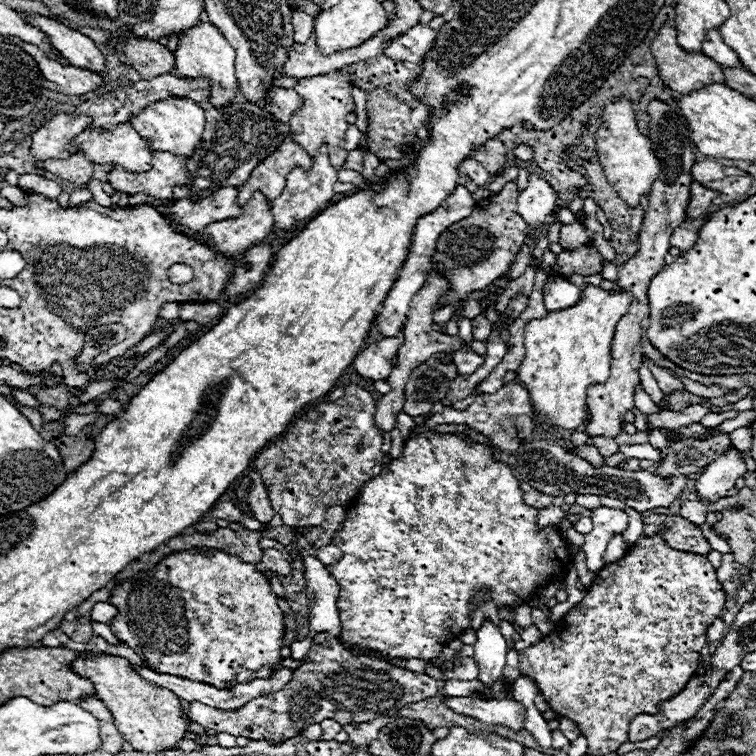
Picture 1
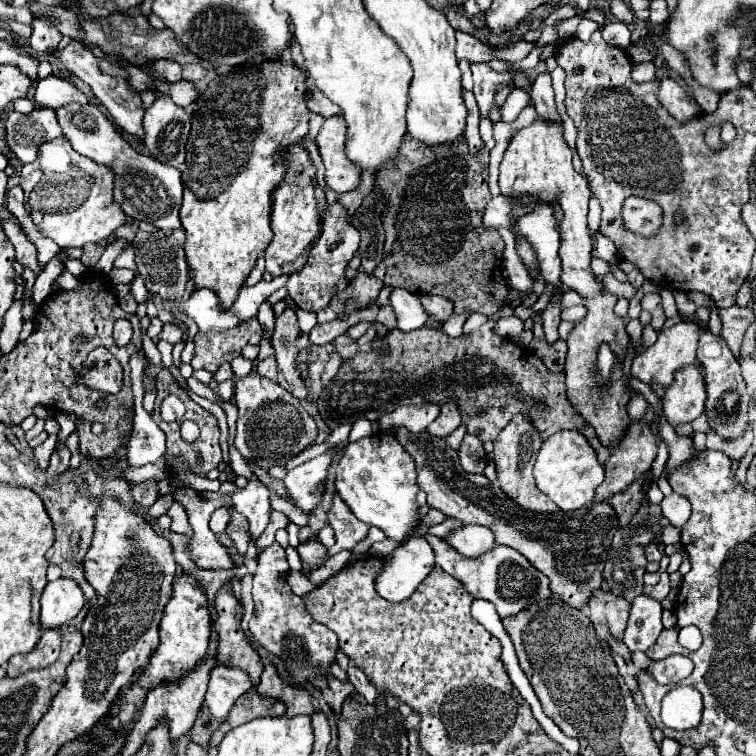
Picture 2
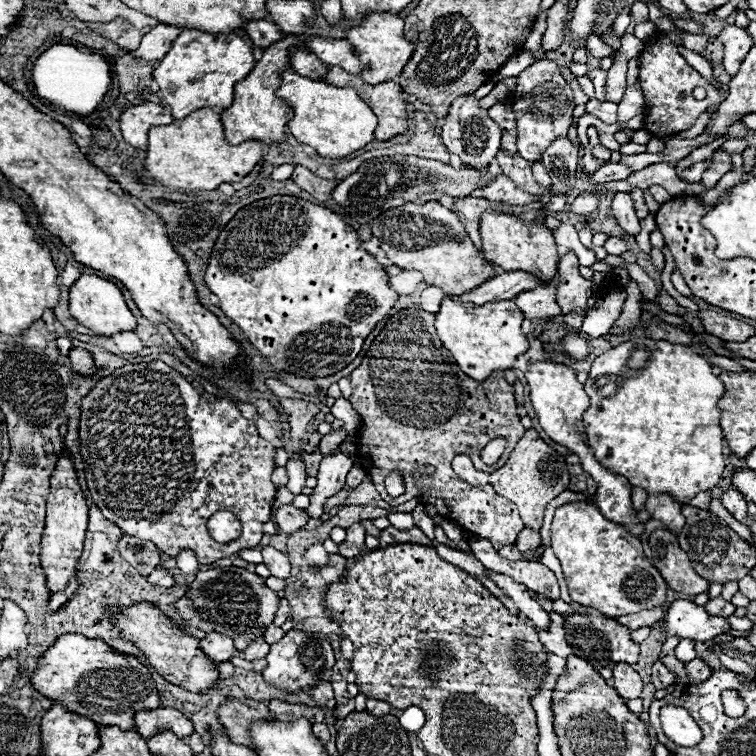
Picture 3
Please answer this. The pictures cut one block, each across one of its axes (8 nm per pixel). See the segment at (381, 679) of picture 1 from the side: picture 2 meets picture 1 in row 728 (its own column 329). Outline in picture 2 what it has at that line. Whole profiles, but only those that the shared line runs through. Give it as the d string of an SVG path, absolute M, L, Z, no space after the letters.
M340 202L328 206L326 218L322 218L322 232L320 232L318 240L314 242L314 246L312 246L312 250L308 254L308 262L304 264L302 270L290 274L290 280L288 280L286 288L290 292L290 298L302 310L318 312L318 310L326 308L330 304L332 296L348 286L344 270L346 270L348 262L352 260L354 252L358 250L358 244L360 244L360 234L350 224L348 216L350 216L348 210Z

